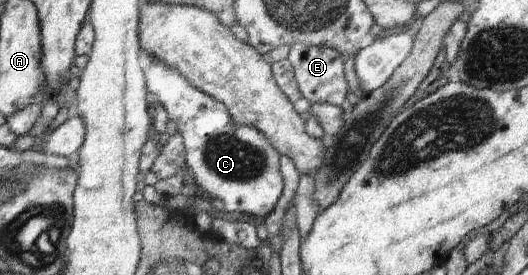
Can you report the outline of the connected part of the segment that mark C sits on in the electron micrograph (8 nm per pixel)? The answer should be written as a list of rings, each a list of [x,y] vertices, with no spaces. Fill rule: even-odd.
[[[140,50],[144,62],[146,87],[166,109],[169,119],[183,138],[185,173],[195,181],[201,196],[221,199],[225,211],[265,217],[275,209],[283,177],[279,172],[280,155],[267,137],[255,127],[237,123],[223,102],[193,87],[177,69]]]

